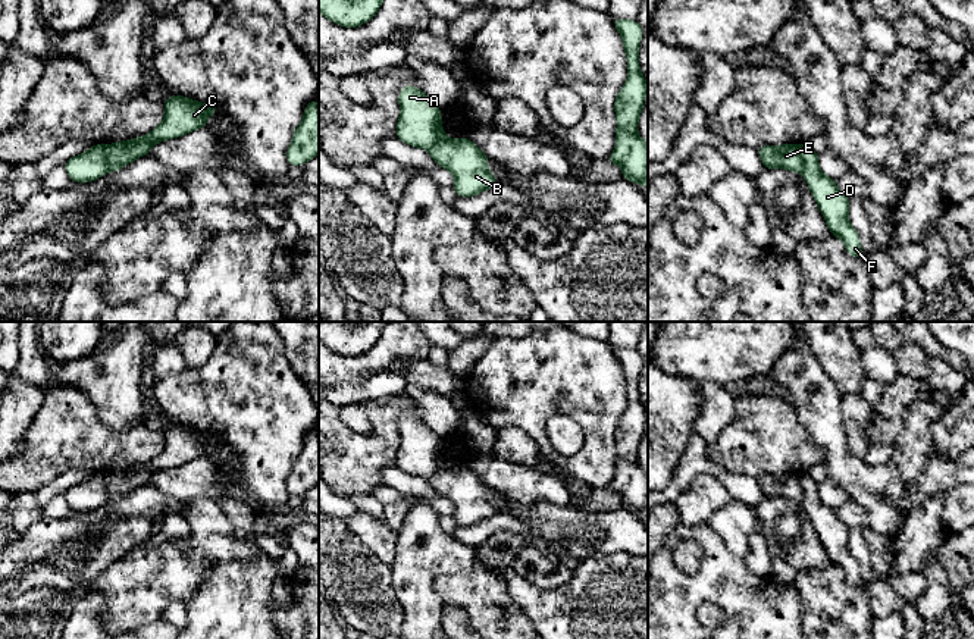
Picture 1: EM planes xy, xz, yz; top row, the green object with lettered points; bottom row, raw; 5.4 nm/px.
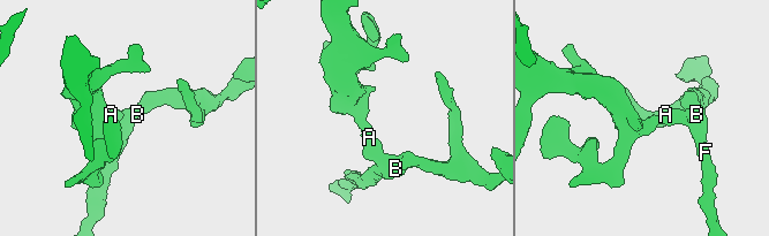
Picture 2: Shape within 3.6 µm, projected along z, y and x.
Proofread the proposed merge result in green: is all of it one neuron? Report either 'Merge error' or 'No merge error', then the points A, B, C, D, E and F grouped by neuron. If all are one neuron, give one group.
Merge error. Groups: A E / B C D F

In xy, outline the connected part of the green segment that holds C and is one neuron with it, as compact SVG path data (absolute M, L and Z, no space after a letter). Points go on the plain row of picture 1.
M185 425L167 426L163 433L165 447L151 461L134 469L104 474L107 501L116 501L134 489L147 485L156 472L206 457L209 444L219 442L214 433L195 430Z

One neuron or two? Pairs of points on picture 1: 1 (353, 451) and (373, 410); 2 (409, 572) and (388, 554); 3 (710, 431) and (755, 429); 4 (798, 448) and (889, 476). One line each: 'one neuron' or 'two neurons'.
1: one neuron
2: two neurons
3: two neurons
4: two neurons

